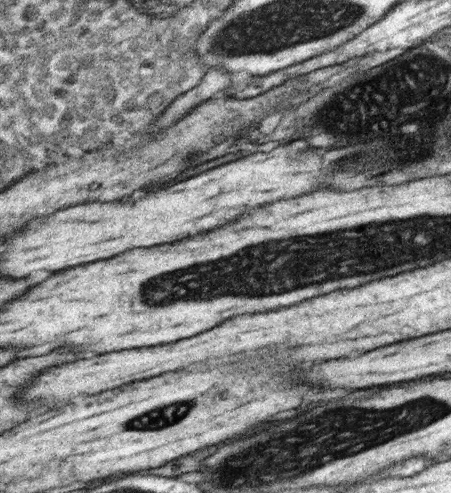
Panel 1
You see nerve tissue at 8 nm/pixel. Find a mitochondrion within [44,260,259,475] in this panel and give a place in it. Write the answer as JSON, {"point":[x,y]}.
{"point":[162,420]}

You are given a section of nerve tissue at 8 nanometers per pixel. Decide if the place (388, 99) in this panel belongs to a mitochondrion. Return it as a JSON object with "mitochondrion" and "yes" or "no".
{"mitochondrion":"yes"}

